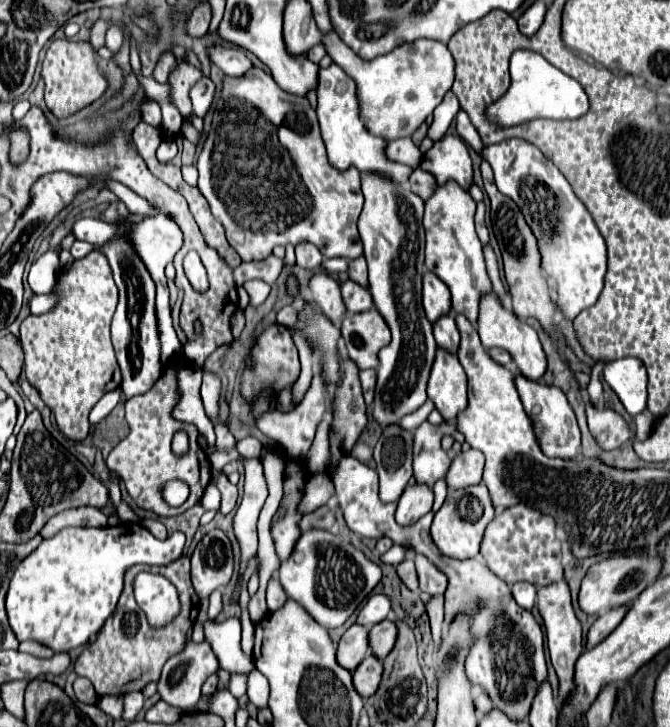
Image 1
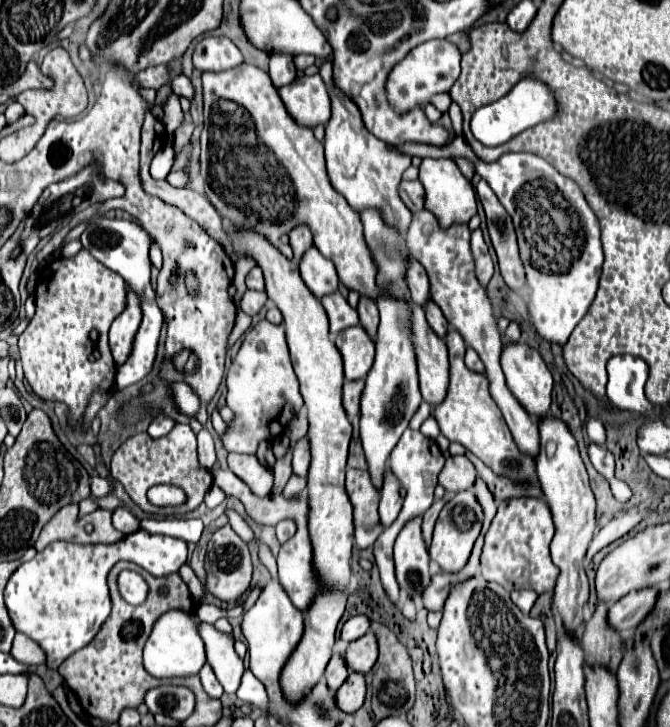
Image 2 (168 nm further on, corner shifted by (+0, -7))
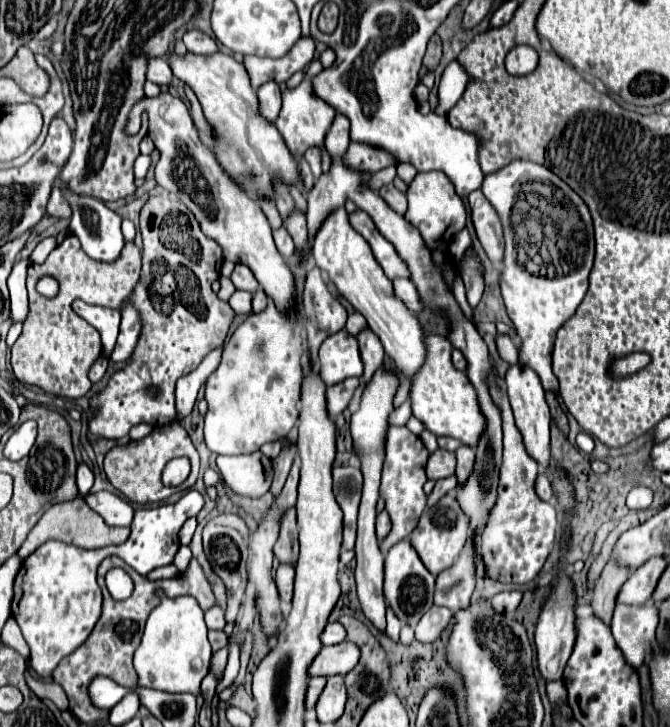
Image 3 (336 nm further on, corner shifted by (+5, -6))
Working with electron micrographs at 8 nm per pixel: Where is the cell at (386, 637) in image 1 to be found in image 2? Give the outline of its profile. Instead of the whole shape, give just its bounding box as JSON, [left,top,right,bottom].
[341,633,377,673]

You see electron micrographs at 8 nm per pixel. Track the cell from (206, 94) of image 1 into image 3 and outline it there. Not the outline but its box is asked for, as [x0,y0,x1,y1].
[146,58,174,86]

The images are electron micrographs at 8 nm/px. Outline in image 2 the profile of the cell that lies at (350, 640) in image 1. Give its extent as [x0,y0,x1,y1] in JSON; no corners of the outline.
[325,653,349,691]

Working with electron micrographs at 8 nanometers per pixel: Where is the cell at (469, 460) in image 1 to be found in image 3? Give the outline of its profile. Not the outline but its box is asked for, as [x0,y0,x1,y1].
[426,450,456,480]

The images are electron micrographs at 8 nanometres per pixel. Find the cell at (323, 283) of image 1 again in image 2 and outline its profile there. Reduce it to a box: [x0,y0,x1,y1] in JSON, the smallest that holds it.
[299,245,339,299]

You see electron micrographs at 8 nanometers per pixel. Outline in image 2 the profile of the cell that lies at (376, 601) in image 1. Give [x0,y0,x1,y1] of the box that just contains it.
[341,615,369,643]

